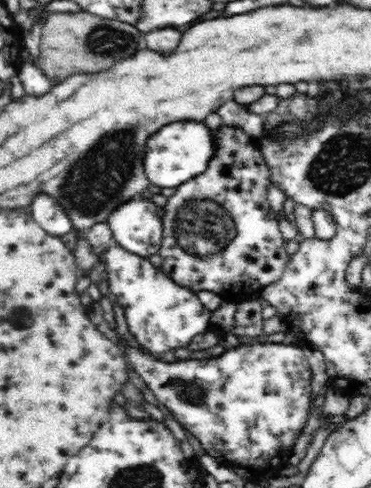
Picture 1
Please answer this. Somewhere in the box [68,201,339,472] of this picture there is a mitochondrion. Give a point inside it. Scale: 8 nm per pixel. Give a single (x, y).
(195, 394)

